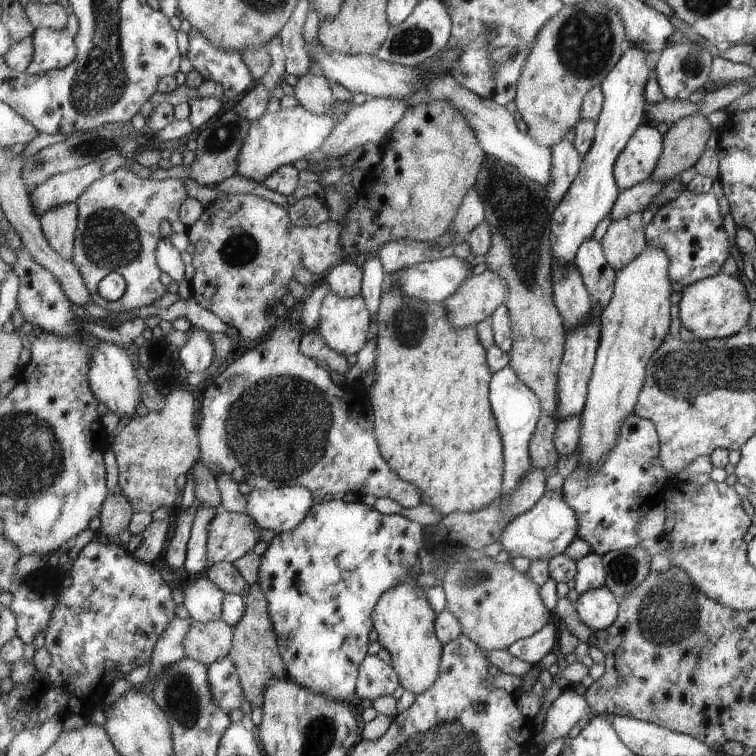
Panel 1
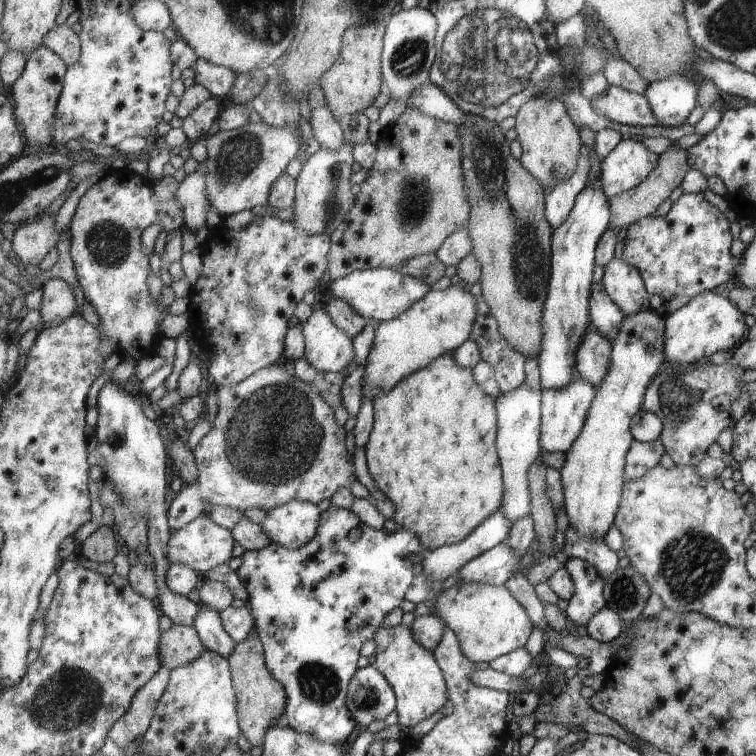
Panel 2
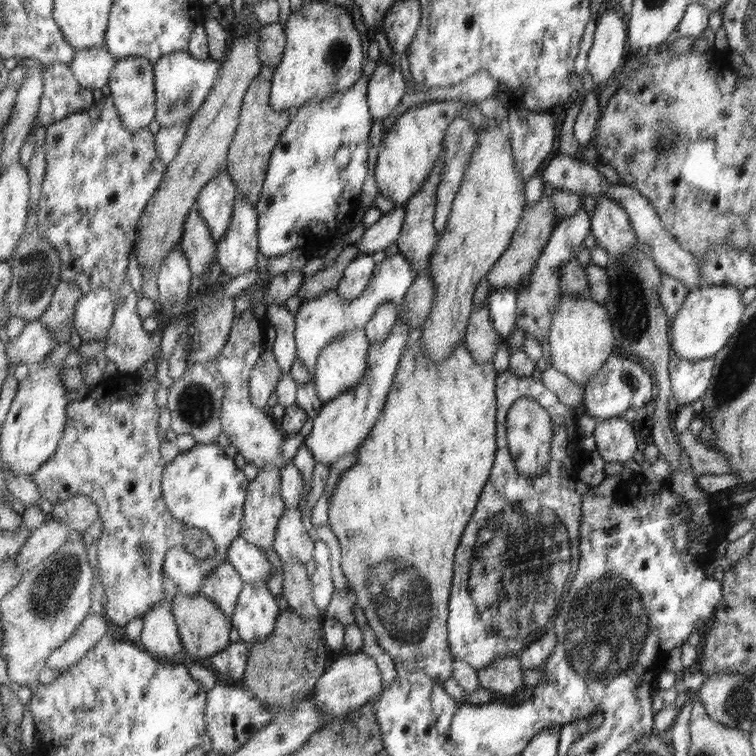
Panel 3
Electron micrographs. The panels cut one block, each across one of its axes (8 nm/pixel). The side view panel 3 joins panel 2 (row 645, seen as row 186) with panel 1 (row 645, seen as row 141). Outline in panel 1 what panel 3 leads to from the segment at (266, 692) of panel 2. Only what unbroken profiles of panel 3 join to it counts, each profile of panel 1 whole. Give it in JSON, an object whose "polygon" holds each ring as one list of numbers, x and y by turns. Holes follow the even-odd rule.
{"polygon":[[259,583,254,584,248,590,246,604,245,616,239,624,234,626,234,644,230,657,239,673,246,700,251,703,252,708,262,708,267,682,273,676,275,678,287,677,287,665,279,648,279,637,275,634,274,621,271,620,270,604,267,602,266,592,263,592]]}

